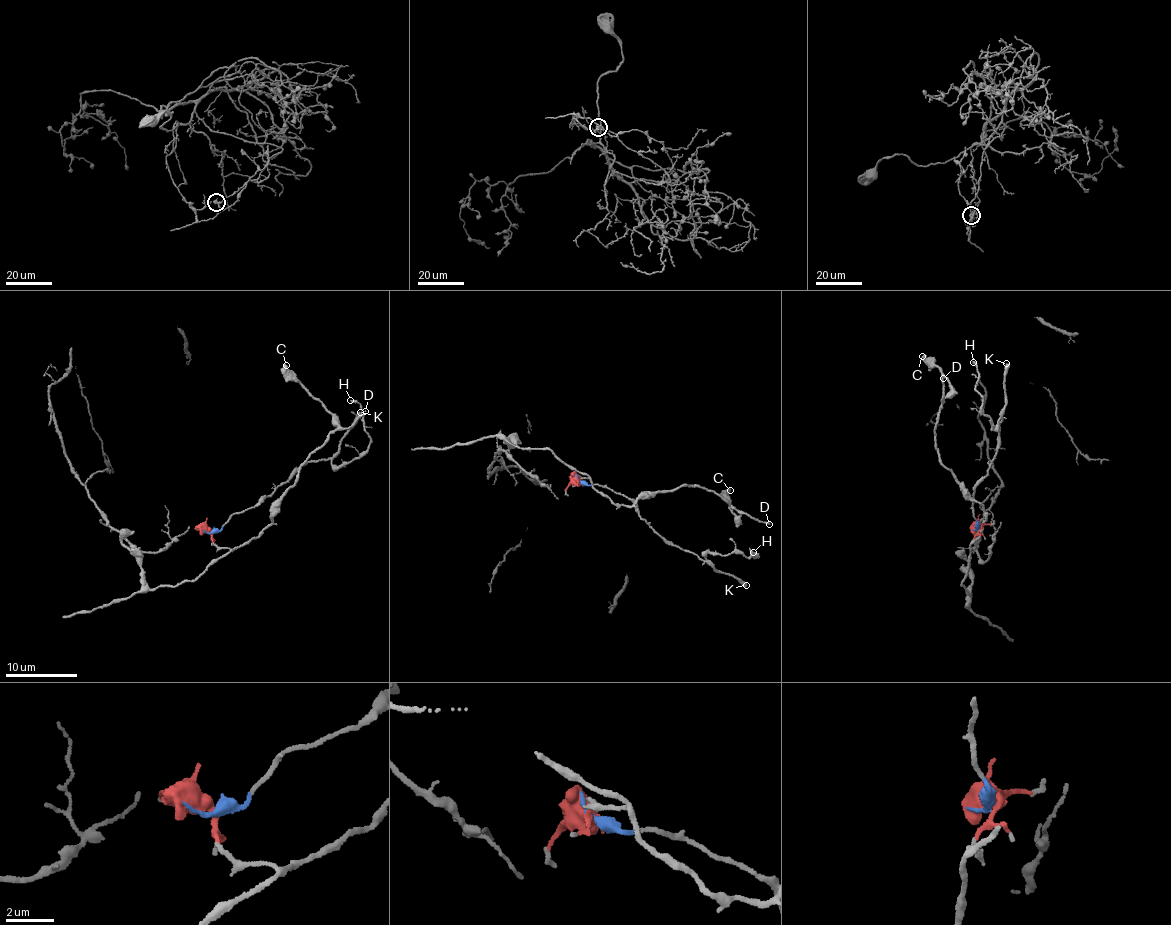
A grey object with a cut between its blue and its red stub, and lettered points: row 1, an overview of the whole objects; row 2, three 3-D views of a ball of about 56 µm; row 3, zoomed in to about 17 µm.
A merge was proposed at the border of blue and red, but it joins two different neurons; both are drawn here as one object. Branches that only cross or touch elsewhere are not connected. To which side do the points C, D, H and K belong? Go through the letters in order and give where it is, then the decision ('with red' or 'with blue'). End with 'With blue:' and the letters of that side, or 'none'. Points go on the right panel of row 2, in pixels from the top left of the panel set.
C: (922, 356) | with red
D: (943, 378) | with red
H: (973, 362) | with blue
K: (1006, 363) | with blue
With blue: H, K

